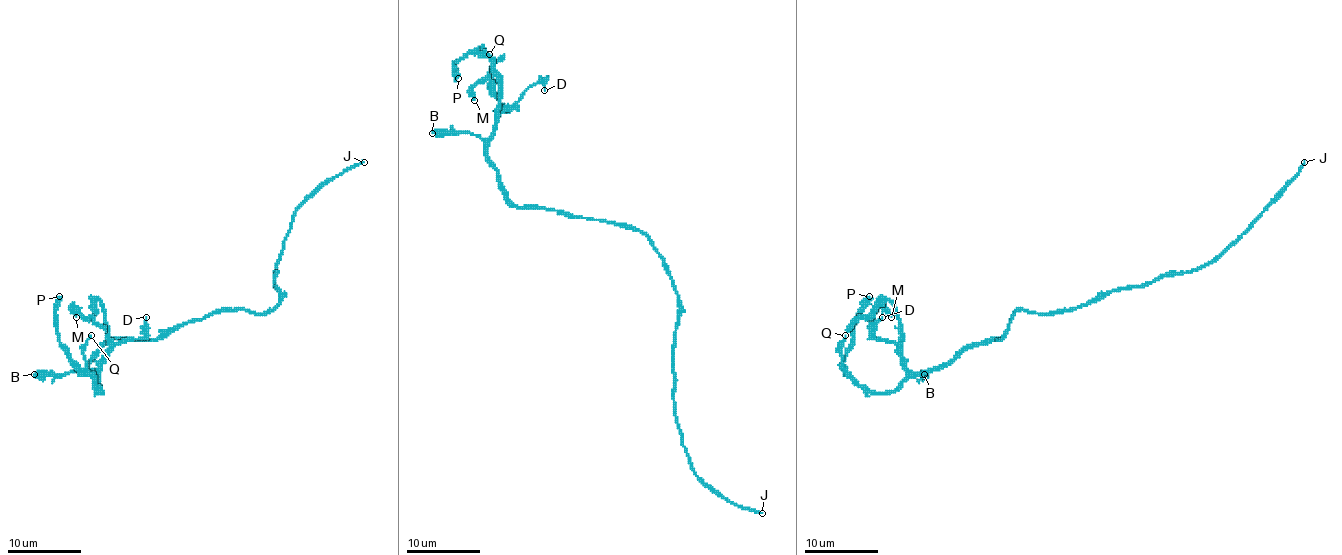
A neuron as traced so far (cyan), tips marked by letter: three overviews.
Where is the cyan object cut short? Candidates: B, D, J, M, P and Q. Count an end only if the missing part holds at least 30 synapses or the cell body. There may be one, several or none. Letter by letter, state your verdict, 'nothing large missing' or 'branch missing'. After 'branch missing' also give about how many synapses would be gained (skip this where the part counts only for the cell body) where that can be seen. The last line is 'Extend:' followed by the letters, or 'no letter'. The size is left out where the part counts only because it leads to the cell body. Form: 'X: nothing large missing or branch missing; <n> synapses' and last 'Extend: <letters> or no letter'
B: nothing large missing
D: nothing large missing
J: branch missing; 300 synapses
M: nothing large missing
P: nothing large missing
Q: nothing large missing
Extend: J

